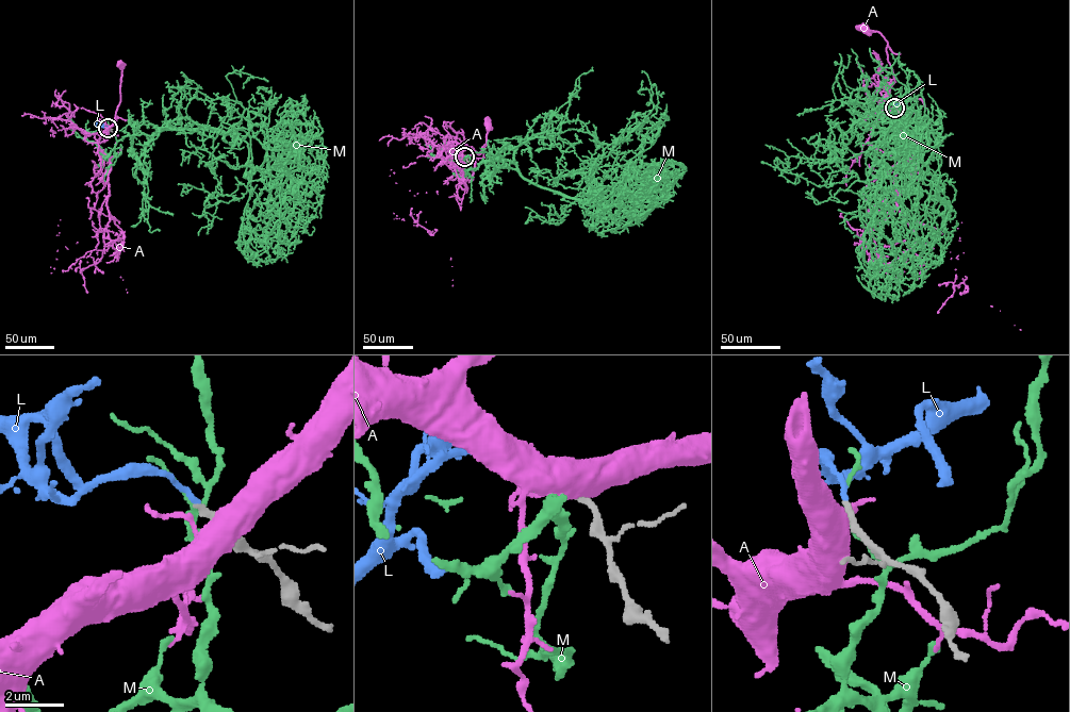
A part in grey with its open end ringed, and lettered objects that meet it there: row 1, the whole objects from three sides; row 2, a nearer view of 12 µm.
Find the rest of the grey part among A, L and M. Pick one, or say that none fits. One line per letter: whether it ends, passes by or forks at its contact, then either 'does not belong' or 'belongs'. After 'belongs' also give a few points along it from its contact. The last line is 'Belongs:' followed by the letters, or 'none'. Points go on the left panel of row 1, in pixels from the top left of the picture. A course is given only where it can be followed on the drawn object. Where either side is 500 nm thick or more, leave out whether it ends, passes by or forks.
A: does not belong
L: it ends; belongs
M: it passes by; does not belong
Belongs: L

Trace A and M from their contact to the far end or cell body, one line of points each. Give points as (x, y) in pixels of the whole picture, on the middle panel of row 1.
A: (465, 156), (461, 152), (468, 147), (481, 153), (486, 144), (488, 125)
M: (464, 156), (471, 168), (493, 158), (508, 160), (529, 181), (581, 200), (602, 198), (599, 193)

